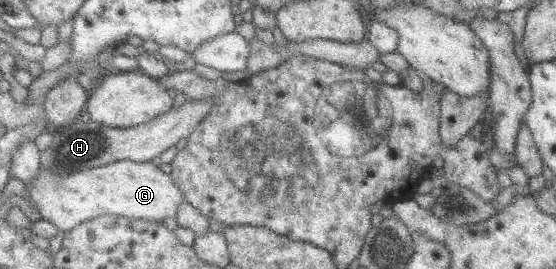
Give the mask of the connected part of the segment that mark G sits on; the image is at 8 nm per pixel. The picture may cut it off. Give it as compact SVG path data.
M129 159L68 175L42 168L40 175L25 189L42 218L58 227L63 235L82 222L107 213L161 222L168 216L175 217L177 209L187 201L171 172L163 172L151 161L135 162Z

